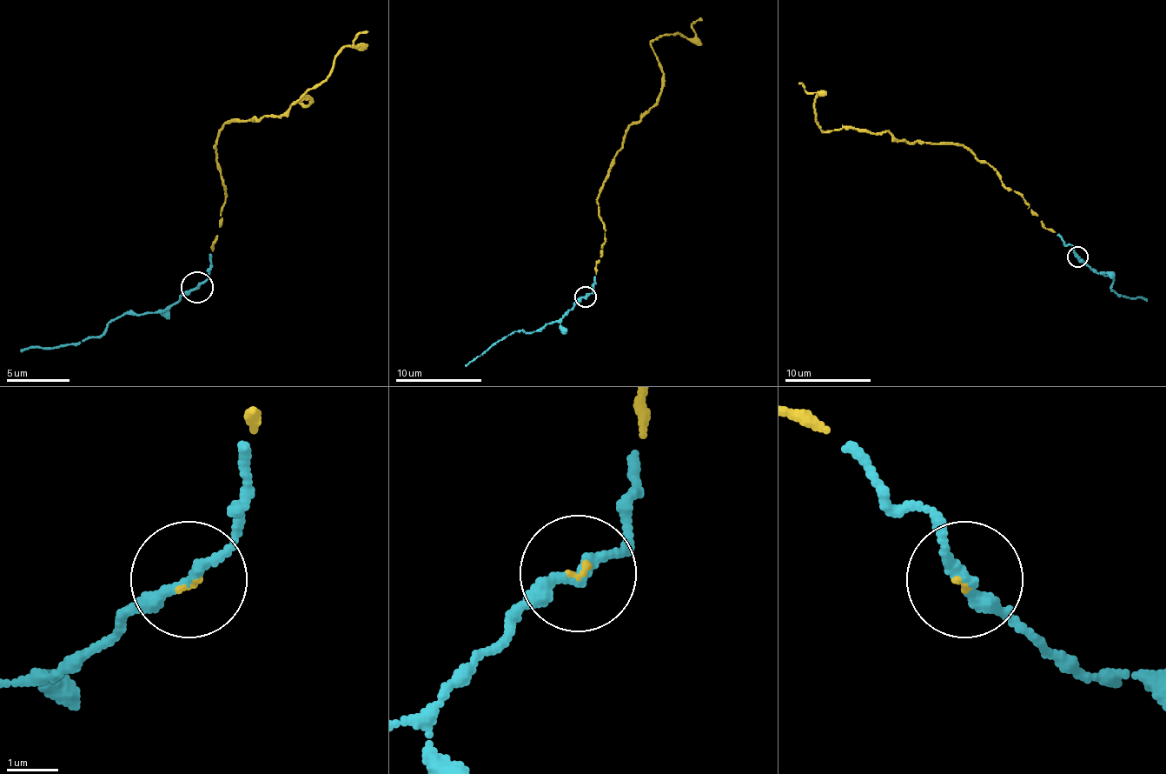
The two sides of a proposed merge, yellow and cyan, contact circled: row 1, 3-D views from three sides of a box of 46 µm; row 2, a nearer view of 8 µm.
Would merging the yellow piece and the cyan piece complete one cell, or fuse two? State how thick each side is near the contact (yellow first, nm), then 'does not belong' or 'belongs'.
calibres 60 and 220 nm; belongs

